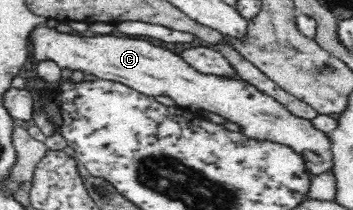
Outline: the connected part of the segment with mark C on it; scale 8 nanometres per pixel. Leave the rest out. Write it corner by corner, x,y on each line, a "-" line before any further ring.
40,25
29,40
33,43
34,57
39,61
53,60
61,68
79,69
100,79
120,82
149,97
167,96
187,111
208,111
236,124
239,133
249,140
284,144
303,159
311,179
334,172
329,134
318,130
312,120
293,116
283,104
243,79
199,72
177,53
143,39
117,33
83,37
59,33
55,28

